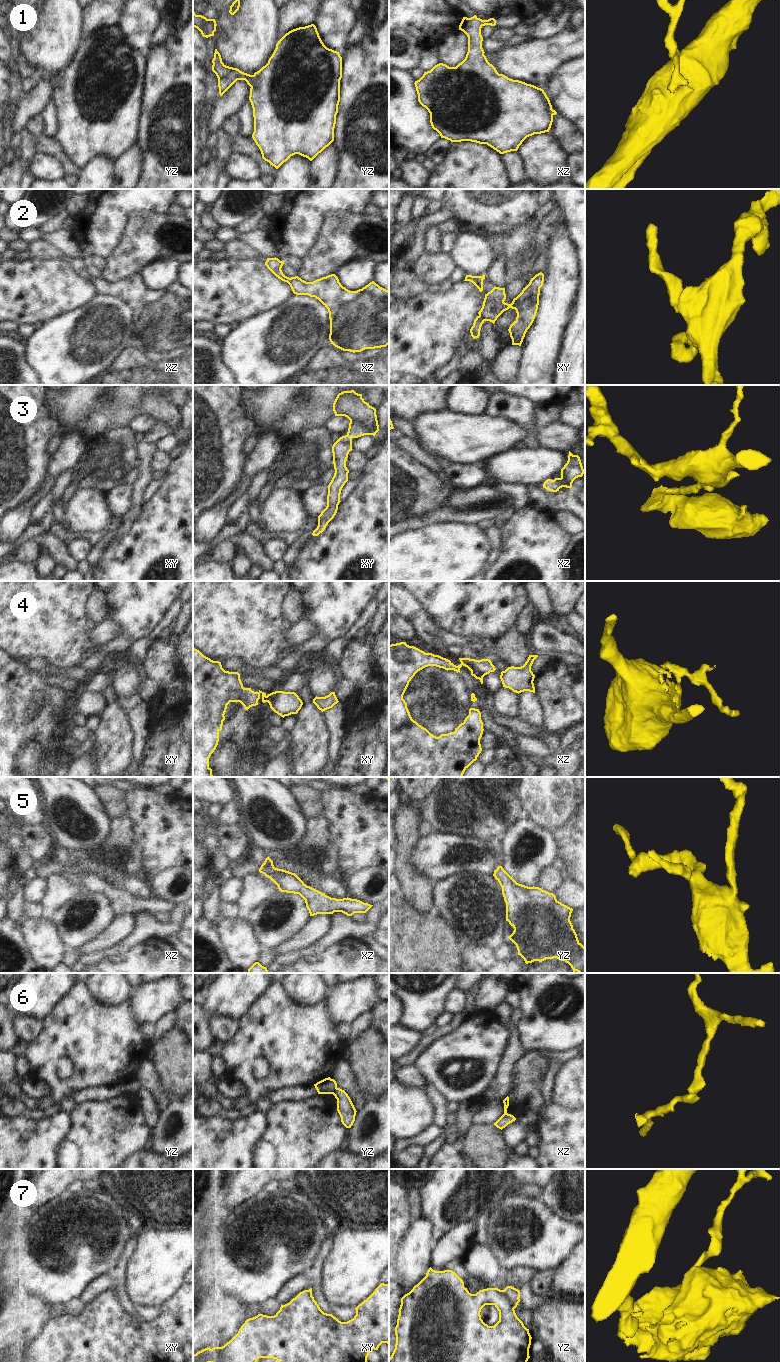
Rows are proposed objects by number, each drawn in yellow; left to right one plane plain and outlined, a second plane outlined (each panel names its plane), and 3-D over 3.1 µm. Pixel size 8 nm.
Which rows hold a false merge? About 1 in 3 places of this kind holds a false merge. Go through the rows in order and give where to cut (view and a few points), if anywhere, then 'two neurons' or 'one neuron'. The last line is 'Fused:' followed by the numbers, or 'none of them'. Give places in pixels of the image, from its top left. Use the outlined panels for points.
1: no cut; one neuron
2: no cut; one neuron
3: no cut; one neuron
4: cut in xy along (266, 696), (264, 701); two neurons
5: no cut; one neuron
6: cut in yz along (337, 1088), (332, 1093); two neurons
7: cut in yz along (502, 1290), (513, 1309); two neurons
Fused: 4, 6, 7

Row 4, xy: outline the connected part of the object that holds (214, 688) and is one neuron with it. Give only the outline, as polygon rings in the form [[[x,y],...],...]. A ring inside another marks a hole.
[[[193,648],[193,777],[214,777],[209,767],[209,758],[219,741],[219,732],[222,730],[225,712],[230,702],[240,702],[246,710],[258,705],[258,700],[265,703],[266,693],[254,692],[251,688],[244,688],[238,672],[225,671],[221,662],[213,661]]]

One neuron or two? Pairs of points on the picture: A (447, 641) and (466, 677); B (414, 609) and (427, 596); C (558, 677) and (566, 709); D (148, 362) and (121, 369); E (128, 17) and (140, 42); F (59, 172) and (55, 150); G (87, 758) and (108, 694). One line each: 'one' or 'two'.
A: two
B: two
C: one
D: one
E: one
F: two
G: two

